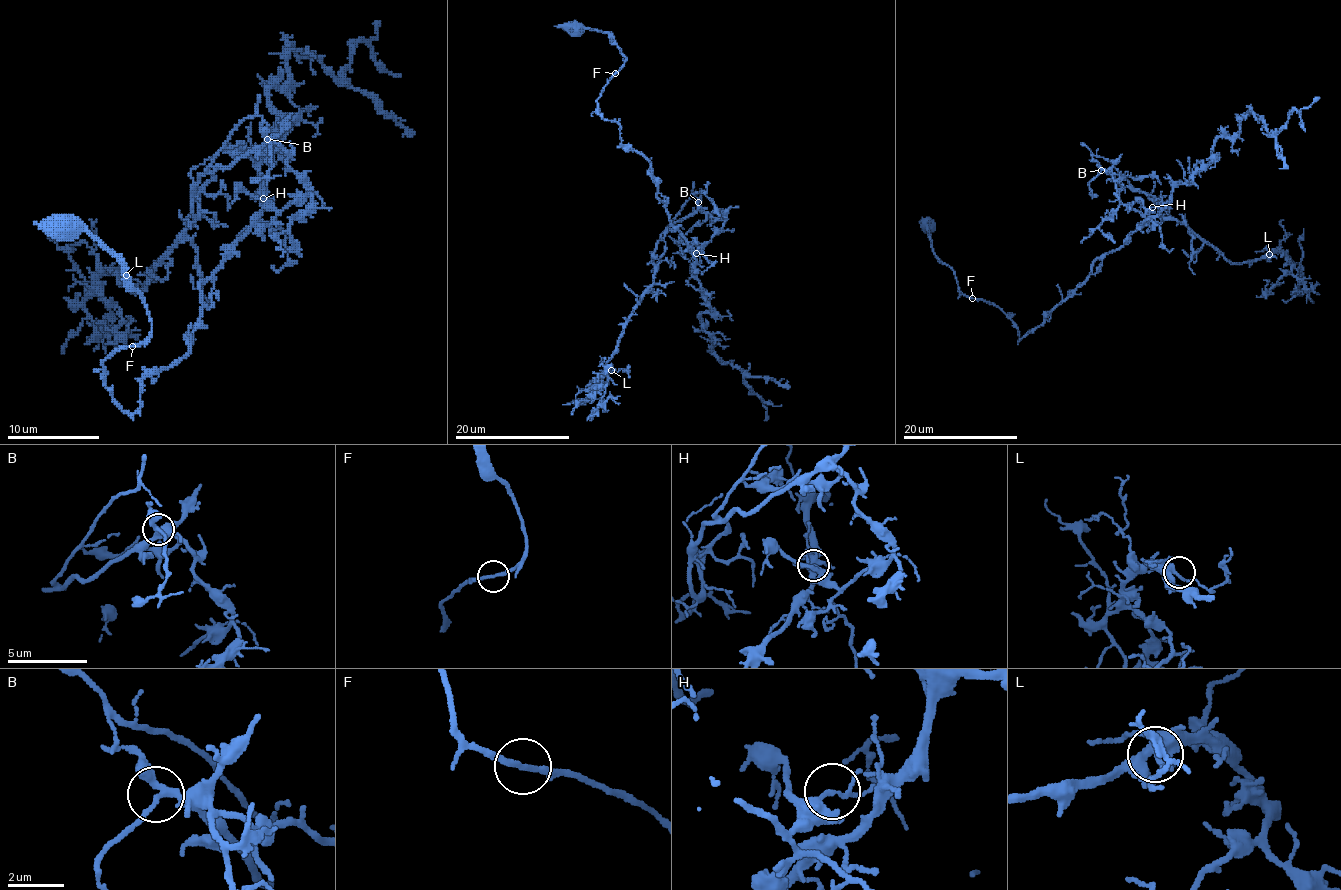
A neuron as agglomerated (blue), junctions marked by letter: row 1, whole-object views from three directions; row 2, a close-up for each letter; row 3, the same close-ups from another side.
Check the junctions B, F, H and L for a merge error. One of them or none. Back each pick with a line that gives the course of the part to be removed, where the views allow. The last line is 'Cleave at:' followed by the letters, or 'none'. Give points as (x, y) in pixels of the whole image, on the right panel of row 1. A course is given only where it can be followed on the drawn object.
H: course (1152, 207), (1141, 214), (1122, 203), (1109, 173), (1232, 263), (1279, 251), (1292, 268), (1268, 290), (1263, 280)
Cleave at: H

